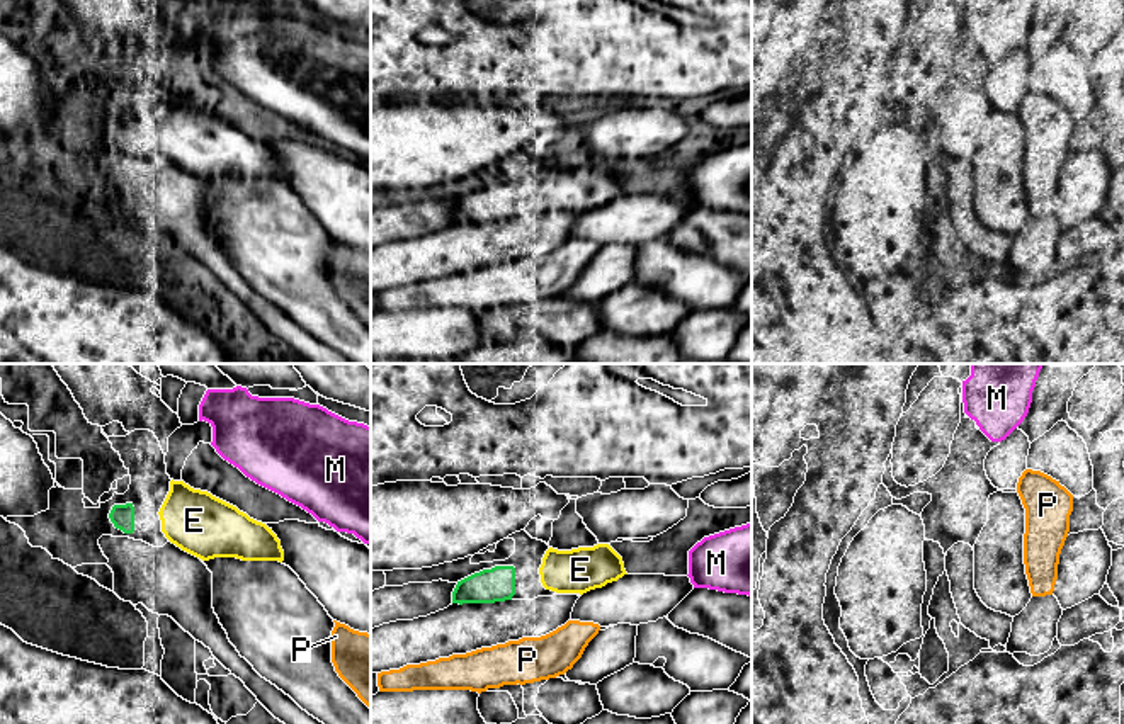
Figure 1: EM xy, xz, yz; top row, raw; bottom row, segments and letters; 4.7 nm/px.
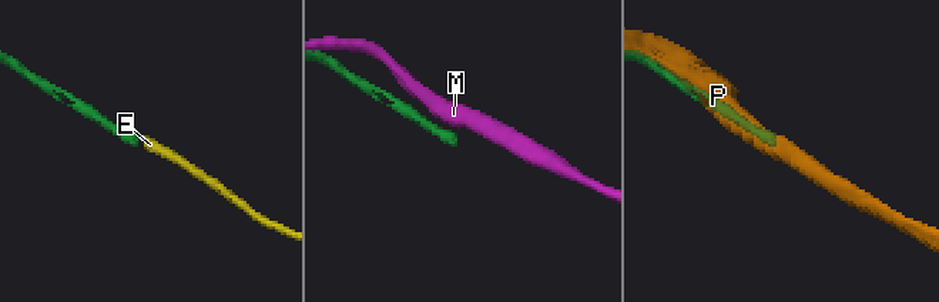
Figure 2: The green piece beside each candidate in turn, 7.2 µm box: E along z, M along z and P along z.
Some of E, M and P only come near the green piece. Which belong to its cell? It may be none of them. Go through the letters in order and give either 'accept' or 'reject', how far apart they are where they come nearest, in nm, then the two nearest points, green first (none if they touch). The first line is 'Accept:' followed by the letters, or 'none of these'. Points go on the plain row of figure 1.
Accept: E
E: accept | 120 nm | xy (133, 131), (158, 131)
M: reject | 460 nm | xy (131, 123), (211, 63)
P: reject | 190 nm | xz (510, 218), (522, 257)

